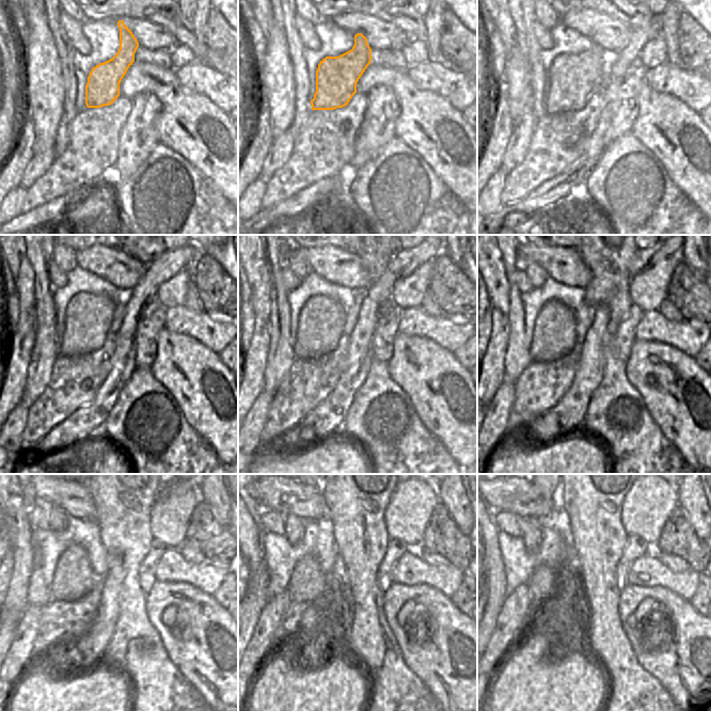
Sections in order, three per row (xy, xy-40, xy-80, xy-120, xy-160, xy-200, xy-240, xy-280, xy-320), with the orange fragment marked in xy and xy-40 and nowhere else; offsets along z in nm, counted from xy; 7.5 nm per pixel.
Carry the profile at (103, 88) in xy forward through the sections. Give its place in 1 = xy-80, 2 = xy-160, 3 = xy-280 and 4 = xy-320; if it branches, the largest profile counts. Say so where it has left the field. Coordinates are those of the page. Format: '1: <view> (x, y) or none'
1: xy-80 (571, 79)
2: xy-160 (321, 321)
3: xy-280 (307, 584)
4: xy-320 (547, 584)

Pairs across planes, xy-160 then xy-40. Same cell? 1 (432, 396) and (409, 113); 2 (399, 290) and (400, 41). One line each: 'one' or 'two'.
1: one
2: two

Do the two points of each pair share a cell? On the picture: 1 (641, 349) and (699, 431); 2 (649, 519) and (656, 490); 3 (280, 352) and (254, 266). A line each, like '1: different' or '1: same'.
1: same
2: same
3: different

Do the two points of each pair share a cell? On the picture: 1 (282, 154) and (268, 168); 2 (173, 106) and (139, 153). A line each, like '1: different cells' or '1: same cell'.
1: same cell
2: different cells

